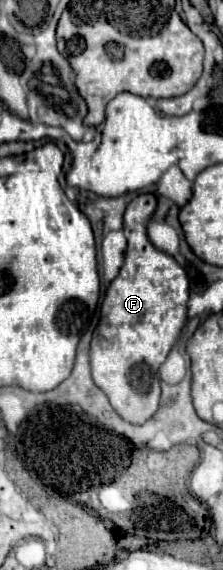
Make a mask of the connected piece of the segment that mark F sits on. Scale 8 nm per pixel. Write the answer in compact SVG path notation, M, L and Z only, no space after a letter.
M139 195L125 211L125 263L107 289L101 319L91 341L93 383L129 423L145 423L155 415L161 395L157 371L187 321L189 278L171 255L155 249L147 239L147 223L155 211L155 203L155 195Z

